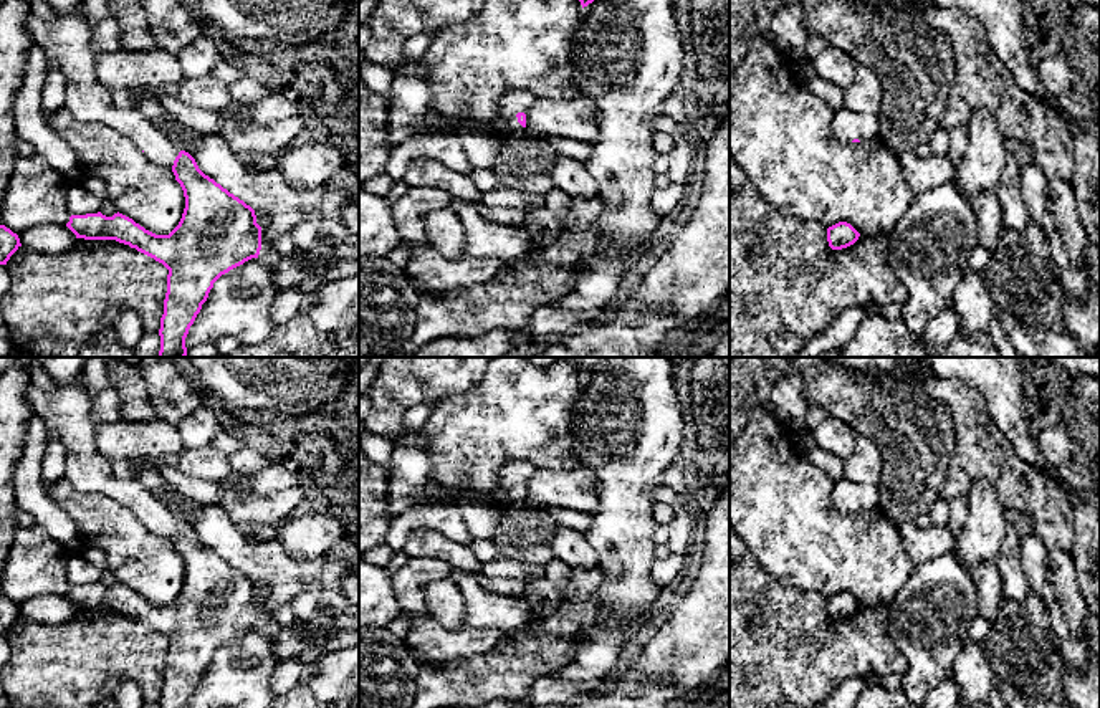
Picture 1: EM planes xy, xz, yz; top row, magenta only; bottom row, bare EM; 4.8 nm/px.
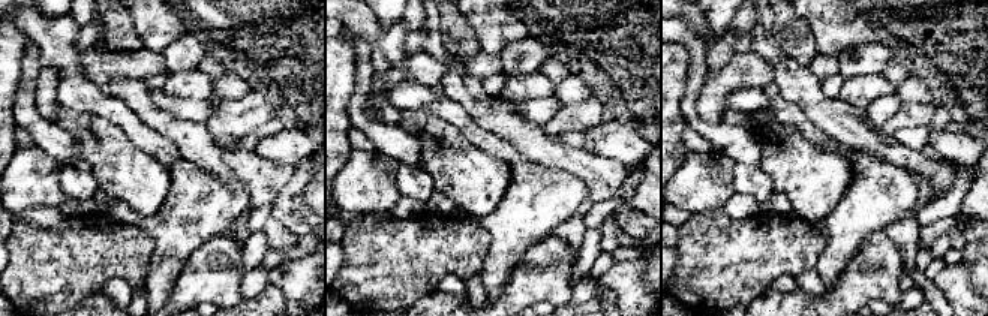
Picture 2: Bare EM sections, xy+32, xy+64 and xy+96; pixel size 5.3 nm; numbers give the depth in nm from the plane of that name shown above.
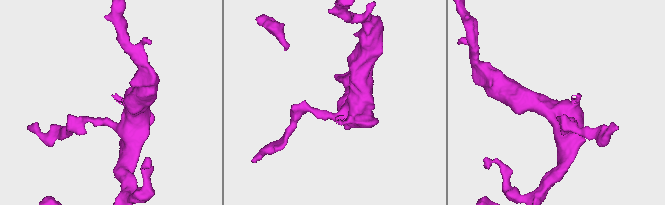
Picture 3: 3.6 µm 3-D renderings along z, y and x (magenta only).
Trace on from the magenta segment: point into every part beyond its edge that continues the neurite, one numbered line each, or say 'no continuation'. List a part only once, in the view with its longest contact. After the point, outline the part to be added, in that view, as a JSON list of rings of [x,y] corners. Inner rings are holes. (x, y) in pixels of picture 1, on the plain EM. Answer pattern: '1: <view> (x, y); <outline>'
1: xz (511, 473); [[[506,463],[501,470],[501,483],[498,493],[508,505],[518,505],[523,496],[518,493],[518,483],[528,483],[539,468],[533,466],[531,463]]]

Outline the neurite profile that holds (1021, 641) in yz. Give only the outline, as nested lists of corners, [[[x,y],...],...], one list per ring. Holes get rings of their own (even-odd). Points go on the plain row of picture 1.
[[[1029,589],[1022,602],[1004,596],[997,617],[984,634],[988,660],[994,675],[1006,678],[1019,693],[1064,701],[1060,686],[1064,662],[1054,645],[1054,630],[1044,599]]]

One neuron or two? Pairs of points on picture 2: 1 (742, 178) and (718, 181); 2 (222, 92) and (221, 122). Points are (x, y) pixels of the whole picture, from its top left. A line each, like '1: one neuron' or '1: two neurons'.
1: two neurons
2: two neurons

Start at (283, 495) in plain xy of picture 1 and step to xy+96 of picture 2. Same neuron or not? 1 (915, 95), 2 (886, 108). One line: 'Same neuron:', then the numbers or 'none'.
Same neuron: none

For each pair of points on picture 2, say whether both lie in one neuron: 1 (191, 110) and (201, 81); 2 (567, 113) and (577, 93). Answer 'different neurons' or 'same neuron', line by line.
1: different neurons
2: different neurons

